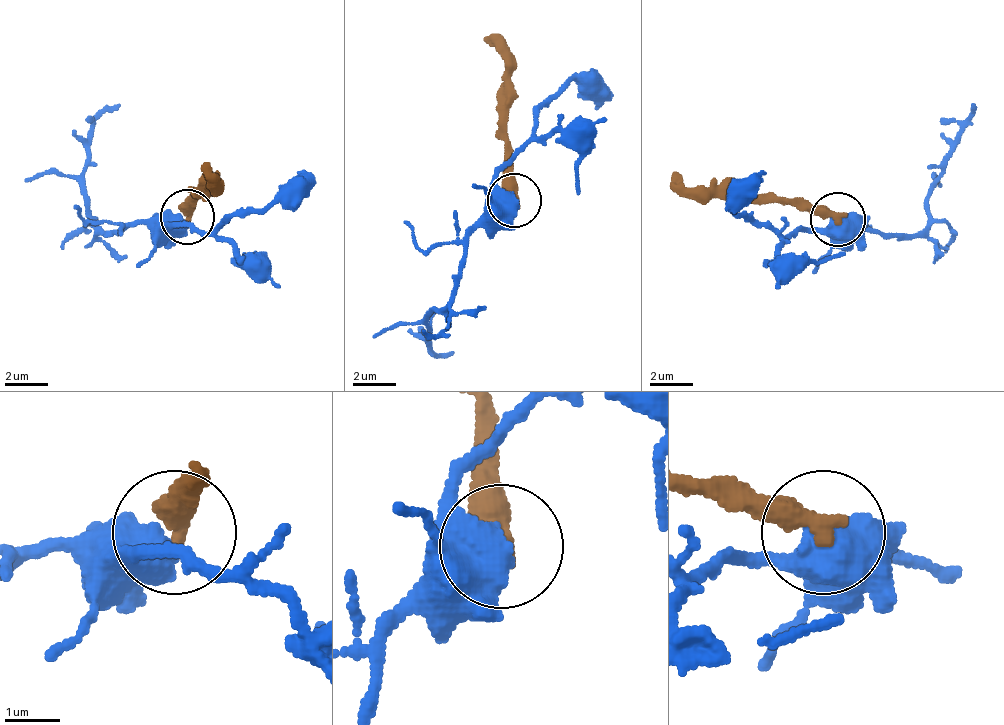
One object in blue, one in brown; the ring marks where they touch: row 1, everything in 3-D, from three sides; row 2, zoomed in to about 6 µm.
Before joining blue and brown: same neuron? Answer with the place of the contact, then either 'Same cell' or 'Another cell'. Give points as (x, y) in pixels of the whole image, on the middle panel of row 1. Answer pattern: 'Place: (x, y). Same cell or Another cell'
Place: (514, 200). Another cell

